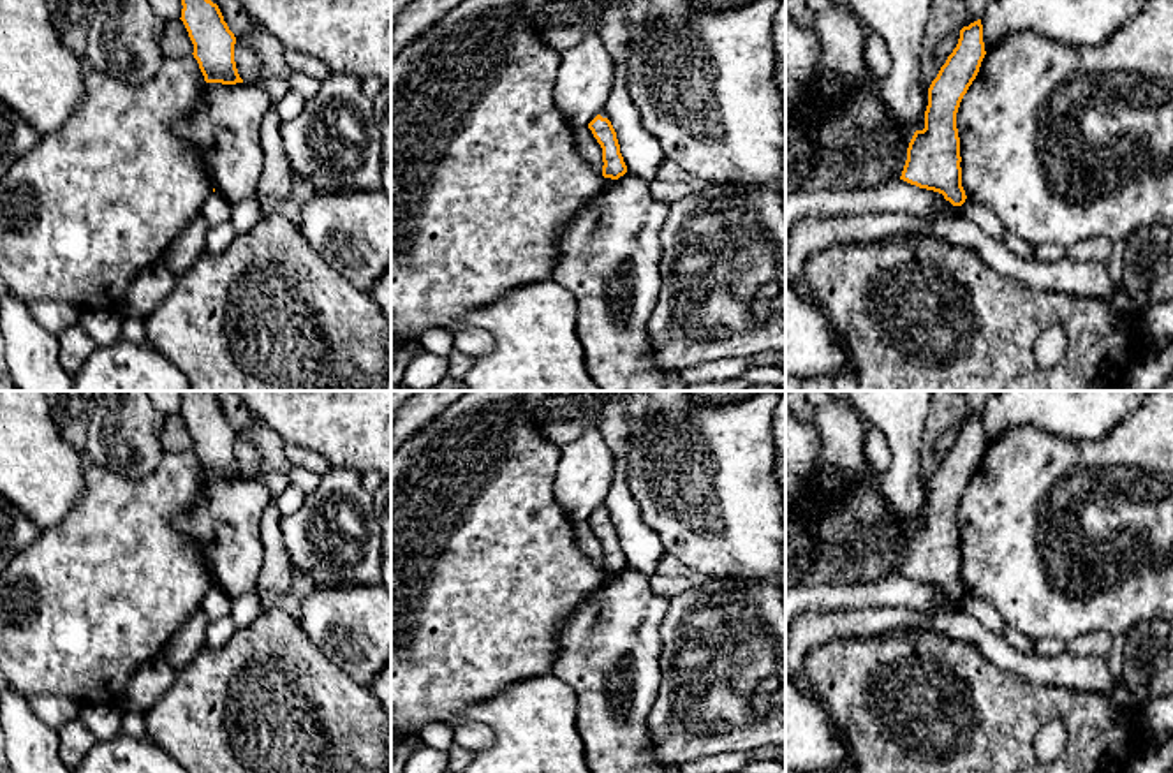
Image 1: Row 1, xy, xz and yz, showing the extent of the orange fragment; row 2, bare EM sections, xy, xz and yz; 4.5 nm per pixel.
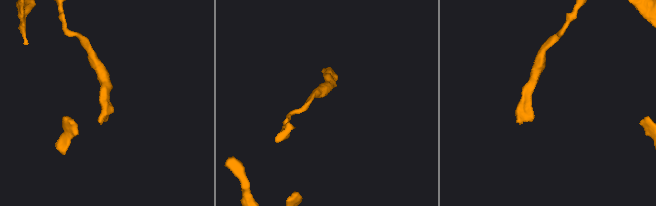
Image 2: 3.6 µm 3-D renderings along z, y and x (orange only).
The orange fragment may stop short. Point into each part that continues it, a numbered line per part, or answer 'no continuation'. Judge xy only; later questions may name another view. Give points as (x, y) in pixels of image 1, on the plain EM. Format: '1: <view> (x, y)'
no continuation

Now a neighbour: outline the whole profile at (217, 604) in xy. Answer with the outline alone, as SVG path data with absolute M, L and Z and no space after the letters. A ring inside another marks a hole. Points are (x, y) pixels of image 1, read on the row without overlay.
M211 586L201 604L208 623L231 615L231 599L217 586Z

